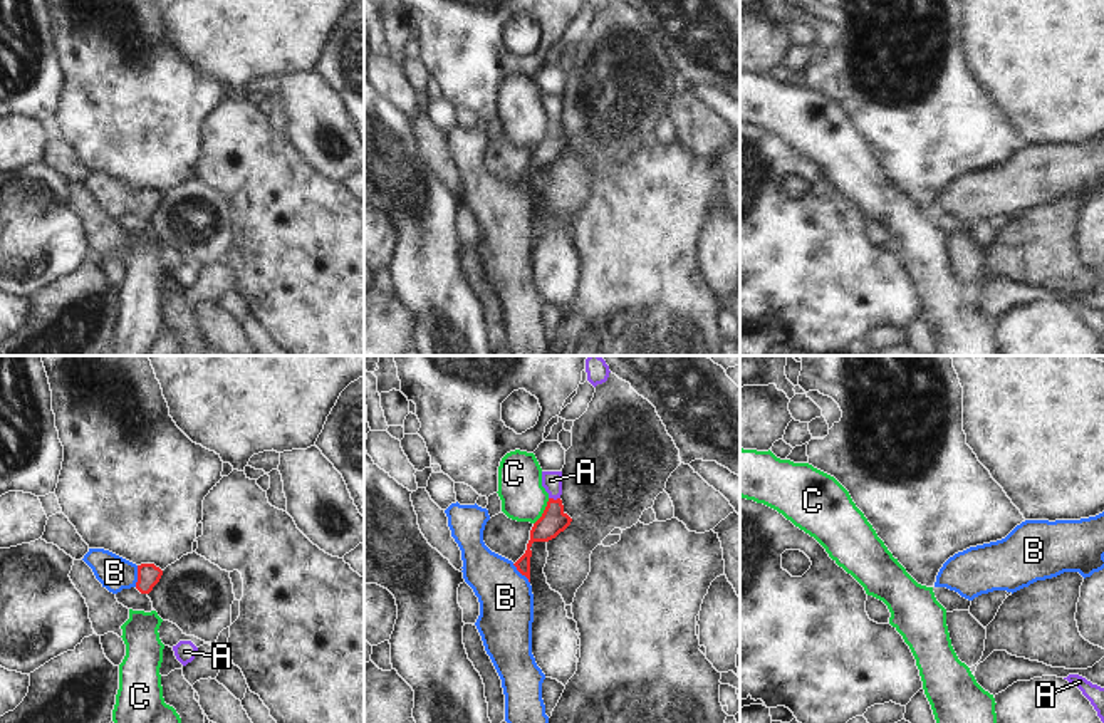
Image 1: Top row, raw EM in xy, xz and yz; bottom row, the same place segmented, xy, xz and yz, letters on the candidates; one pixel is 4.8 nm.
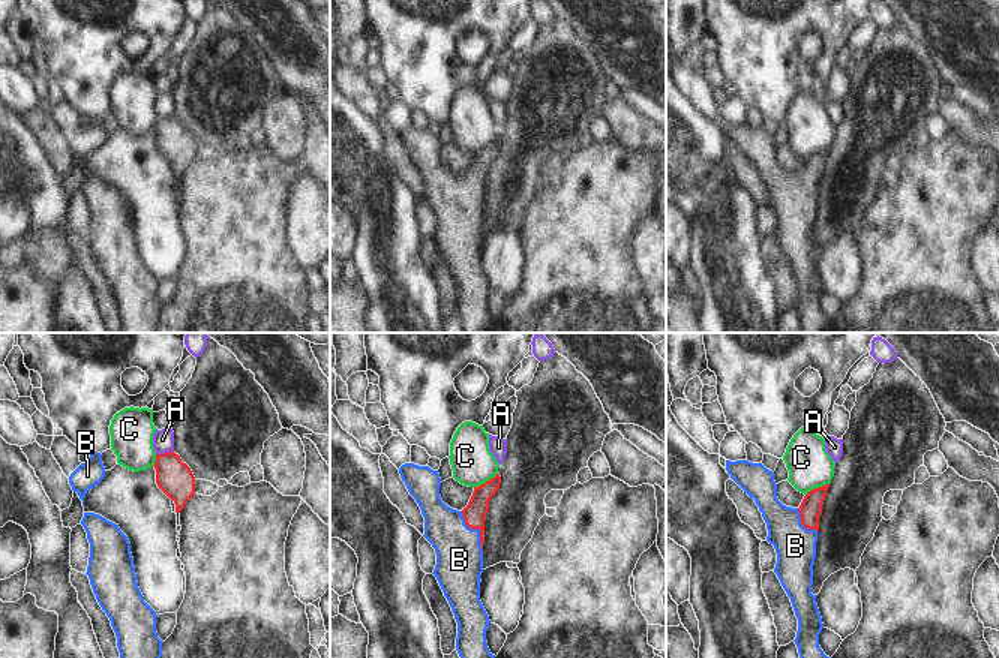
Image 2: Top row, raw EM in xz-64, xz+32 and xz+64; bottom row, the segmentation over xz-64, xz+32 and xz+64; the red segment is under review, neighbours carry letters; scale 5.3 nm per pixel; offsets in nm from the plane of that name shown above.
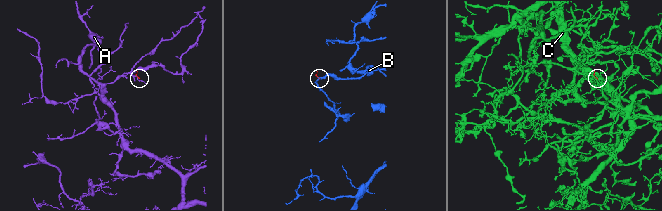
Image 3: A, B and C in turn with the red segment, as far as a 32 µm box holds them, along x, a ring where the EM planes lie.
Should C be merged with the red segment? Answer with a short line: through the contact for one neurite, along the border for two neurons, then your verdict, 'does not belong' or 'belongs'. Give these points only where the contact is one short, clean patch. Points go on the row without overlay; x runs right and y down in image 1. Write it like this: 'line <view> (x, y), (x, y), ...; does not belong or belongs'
line xz (549, 123), (542, 140), (534, 148); does not belong

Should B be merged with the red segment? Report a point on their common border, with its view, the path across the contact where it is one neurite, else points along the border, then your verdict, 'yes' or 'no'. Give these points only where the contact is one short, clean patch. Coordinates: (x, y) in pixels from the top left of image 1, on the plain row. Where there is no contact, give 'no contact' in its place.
xy (138, 200) | across xy (148, 198), (138, 200), (114, 197) | yes

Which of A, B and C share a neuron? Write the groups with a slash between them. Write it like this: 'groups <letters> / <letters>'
groups A / B / C

